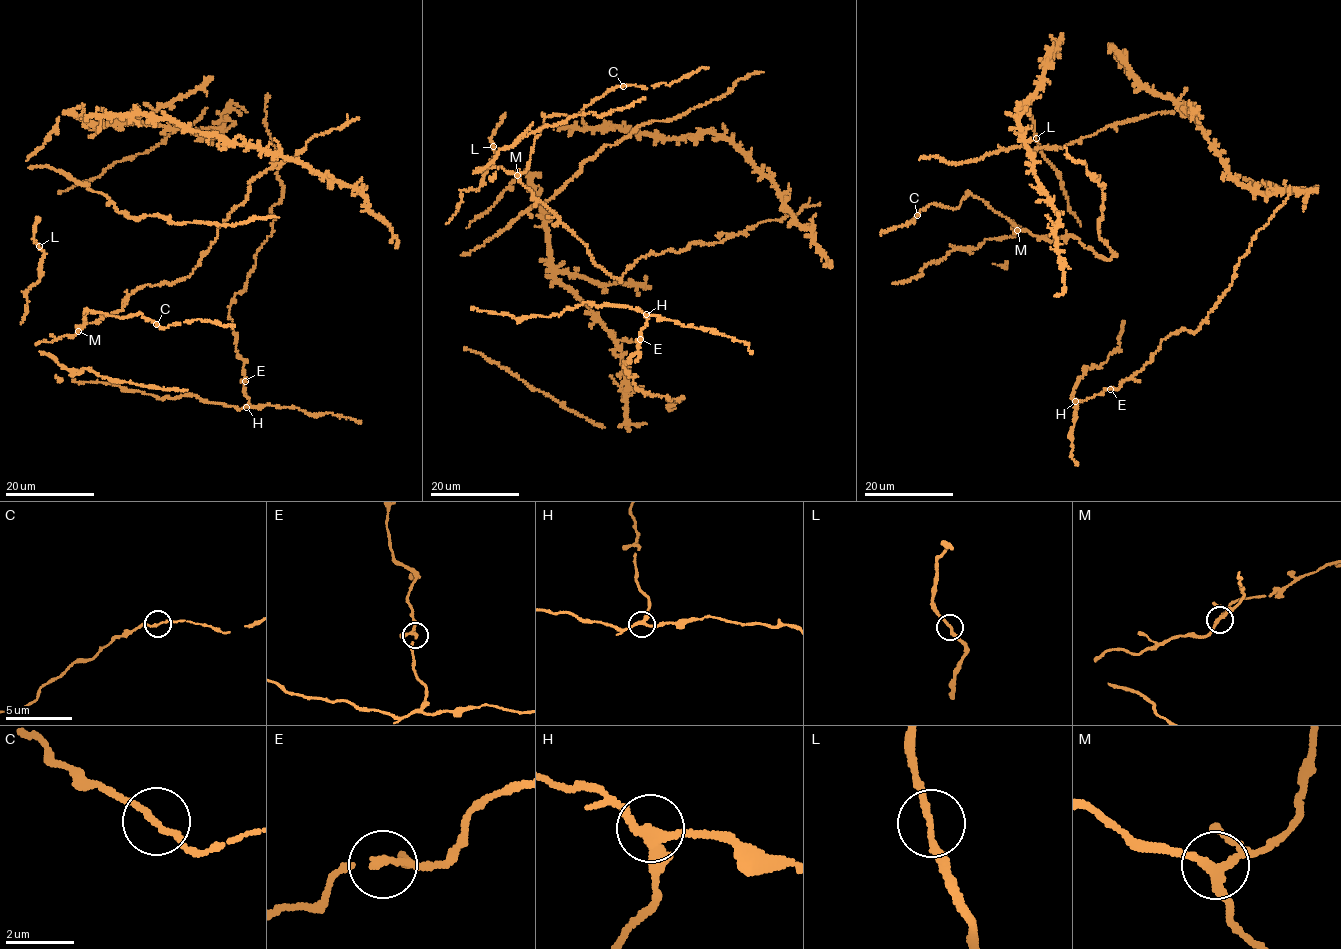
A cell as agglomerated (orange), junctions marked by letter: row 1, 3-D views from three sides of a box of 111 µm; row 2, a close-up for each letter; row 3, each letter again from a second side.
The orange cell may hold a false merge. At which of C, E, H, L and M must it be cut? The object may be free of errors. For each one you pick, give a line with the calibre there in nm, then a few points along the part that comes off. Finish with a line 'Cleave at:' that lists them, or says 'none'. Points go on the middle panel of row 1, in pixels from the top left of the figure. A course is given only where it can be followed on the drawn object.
Cleave at: none

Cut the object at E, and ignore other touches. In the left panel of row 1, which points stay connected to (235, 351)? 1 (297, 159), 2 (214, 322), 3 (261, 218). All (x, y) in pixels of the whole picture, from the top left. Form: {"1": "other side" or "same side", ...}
{"1": "other side", "2": "other side", "3": "other side"}

